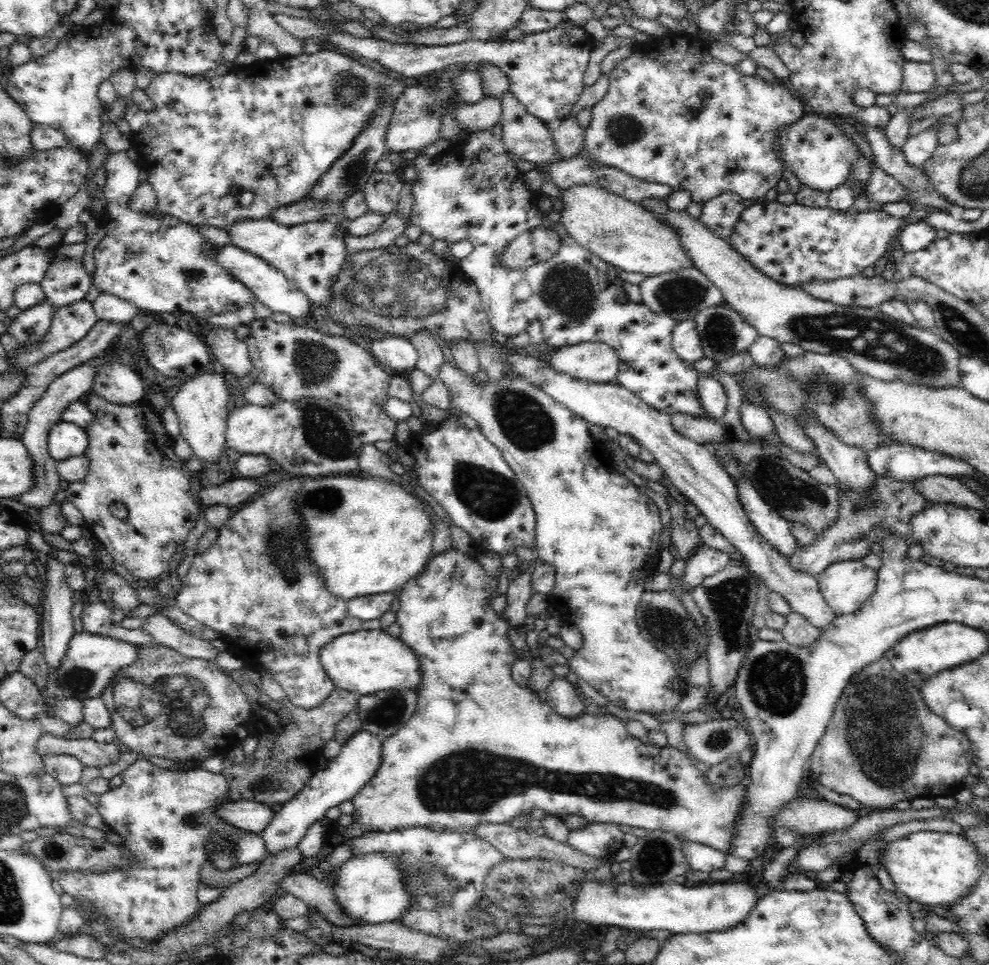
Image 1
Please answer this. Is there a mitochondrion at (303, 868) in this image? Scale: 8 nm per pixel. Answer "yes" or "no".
no

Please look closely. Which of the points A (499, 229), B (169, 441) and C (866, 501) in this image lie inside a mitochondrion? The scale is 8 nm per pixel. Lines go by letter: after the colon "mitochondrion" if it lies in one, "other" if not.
A: other
B: other
C: mitochondrion

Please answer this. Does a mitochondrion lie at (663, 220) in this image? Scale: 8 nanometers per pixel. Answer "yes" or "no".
no

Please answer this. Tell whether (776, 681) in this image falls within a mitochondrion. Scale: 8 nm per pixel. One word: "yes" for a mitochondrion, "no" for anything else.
yes

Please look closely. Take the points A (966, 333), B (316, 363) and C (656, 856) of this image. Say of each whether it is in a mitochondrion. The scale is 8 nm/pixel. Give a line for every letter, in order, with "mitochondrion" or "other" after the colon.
A: mitochondrion
B: mitochondrion
C: mitochondrion

